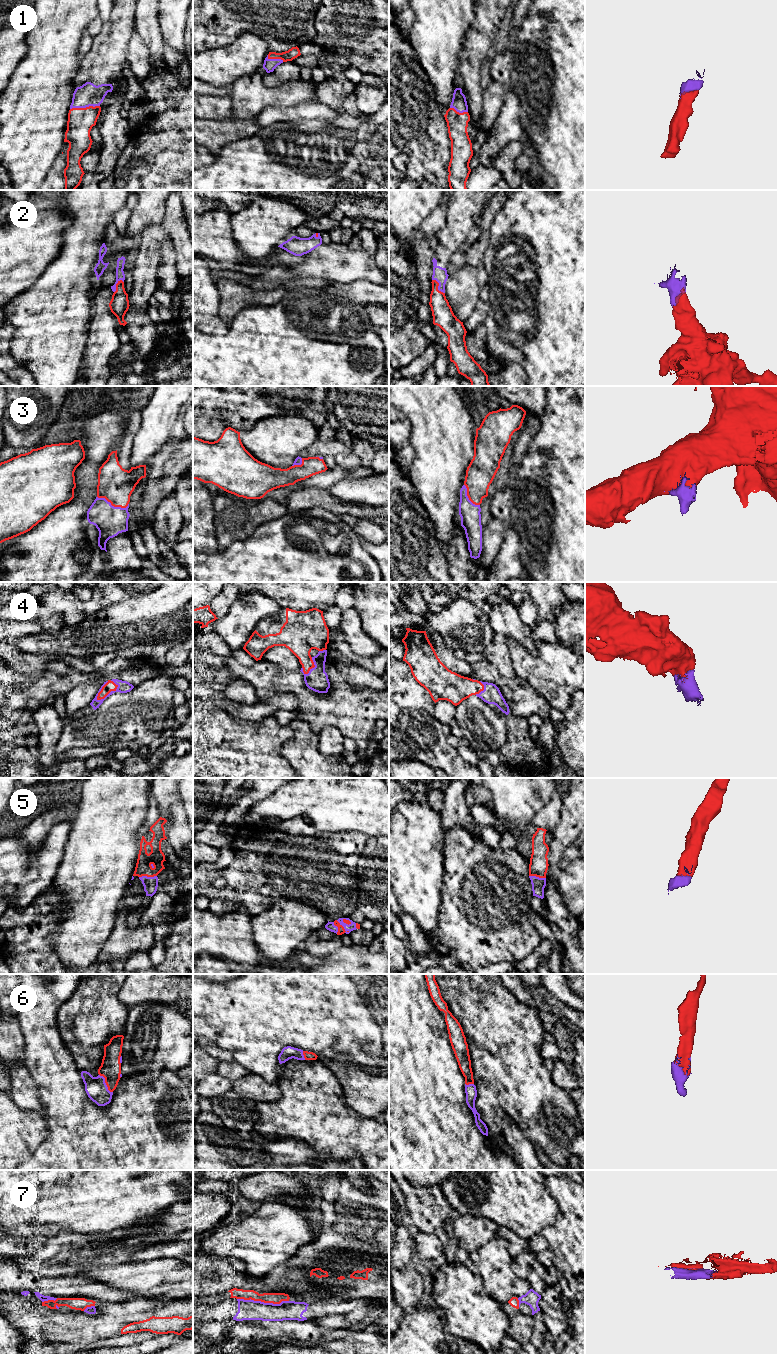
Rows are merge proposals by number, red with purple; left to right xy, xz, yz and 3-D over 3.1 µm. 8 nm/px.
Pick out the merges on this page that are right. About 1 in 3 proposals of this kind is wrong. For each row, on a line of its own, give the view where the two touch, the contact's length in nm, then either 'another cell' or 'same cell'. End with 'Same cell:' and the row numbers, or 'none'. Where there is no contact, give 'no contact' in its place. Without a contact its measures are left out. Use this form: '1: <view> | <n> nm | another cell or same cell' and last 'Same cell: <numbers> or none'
1: xy | 240 nm | same cell
2: yz | 160 nm | same cell
3: xy | 260 nm | same cell
4: xy | 220 nm | same cell
5: xy | 140 nm | same cell
6: xy | 190 nm | same cell
7: xz | 420 nm | another cell
Same cell: 1, 2, 3, 4, 5, 6

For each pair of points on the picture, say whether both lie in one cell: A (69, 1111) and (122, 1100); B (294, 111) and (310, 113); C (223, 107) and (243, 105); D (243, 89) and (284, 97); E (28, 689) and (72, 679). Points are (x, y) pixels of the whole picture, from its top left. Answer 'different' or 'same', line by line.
A: same
B: same
C: different
D: same
E: same

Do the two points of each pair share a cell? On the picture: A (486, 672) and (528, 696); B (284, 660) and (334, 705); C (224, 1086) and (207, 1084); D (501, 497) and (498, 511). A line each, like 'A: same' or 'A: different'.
A: same
B: different
C: same
D: same

